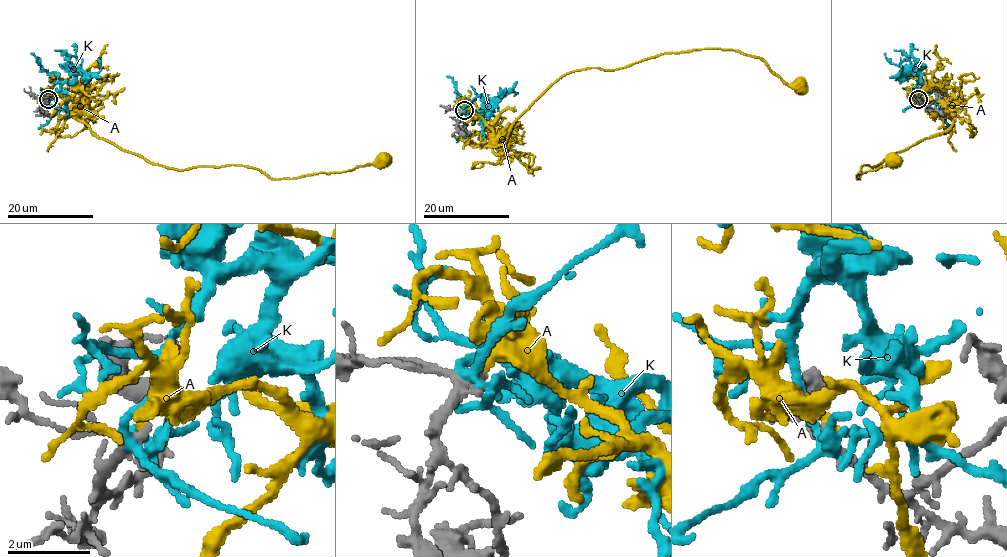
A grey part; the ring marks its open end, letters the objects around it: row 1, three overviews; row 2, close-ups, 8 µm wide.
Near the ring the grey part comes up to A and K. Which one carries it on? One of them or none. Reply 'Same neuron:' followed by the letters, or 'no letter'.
Same neuron: no letter

